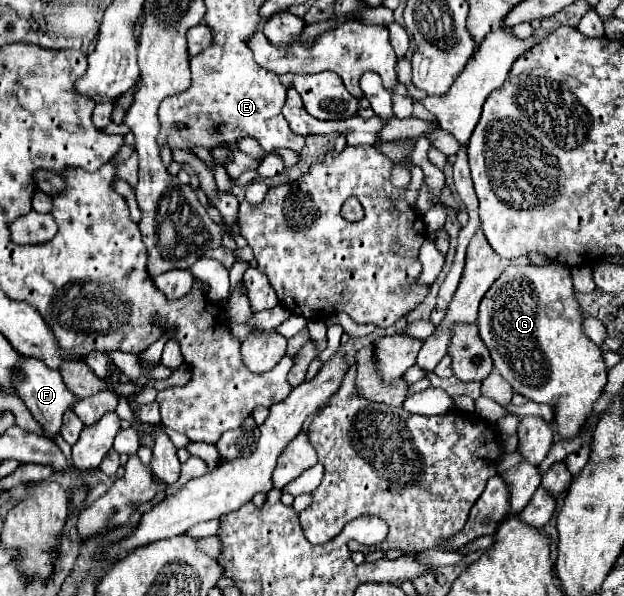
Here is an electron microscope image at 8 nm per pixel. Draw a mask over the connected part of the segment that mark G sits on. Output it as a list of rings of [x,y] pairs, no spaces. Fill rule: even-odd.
[[[565,264],[545,266],[509,266],[483,296],[479,306],[479,336],[491,352],[497,372],[513,386],[515,392],[533,402],[543,402],[555,412],[555,426],[561,440],[571,440],[593,416],[593,404],[607,384],[607,366],[599,346],[585,338],[581,330],[583,314],[573,296],[571,270]]]

